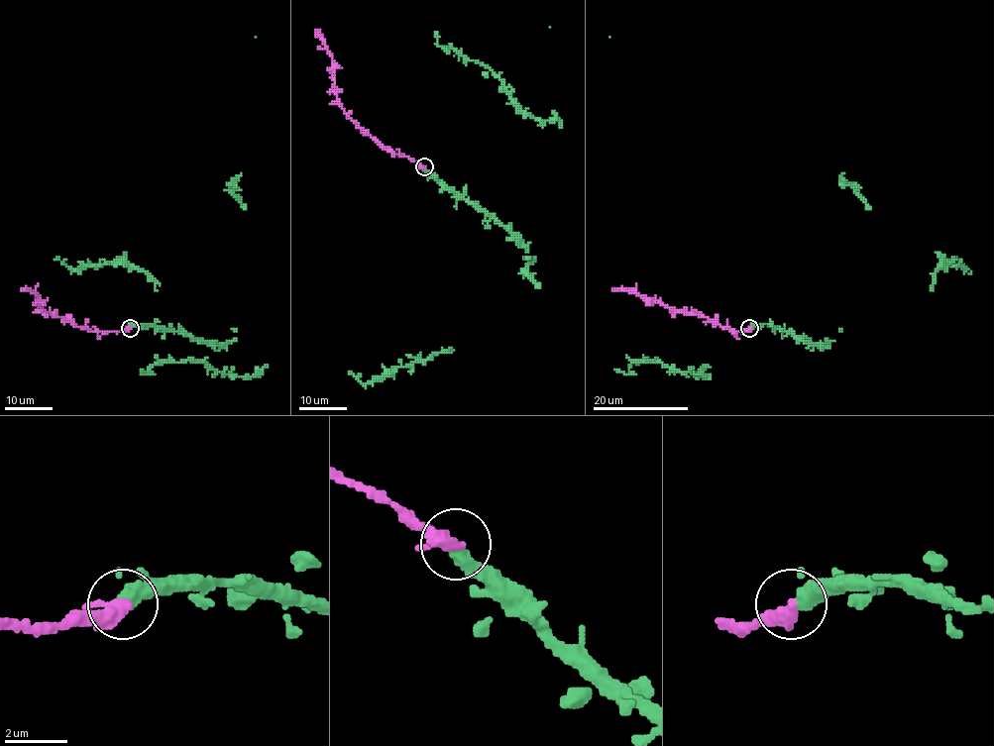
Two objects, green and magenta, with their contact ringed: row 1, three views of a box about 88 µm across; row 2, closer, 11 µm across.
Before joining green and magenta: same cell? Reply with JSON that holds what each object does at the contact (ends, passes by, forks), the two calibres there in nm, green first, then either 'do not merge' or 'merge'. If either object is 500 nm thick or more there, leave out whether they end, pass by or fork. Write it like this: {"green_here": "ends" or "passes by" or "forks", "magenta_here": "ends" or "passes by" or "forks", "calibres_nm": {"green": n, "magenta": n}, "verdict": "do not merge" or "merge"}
{"calibres_nm": {"green": 360, "magenta": 500}, "verdict": "merge"}

